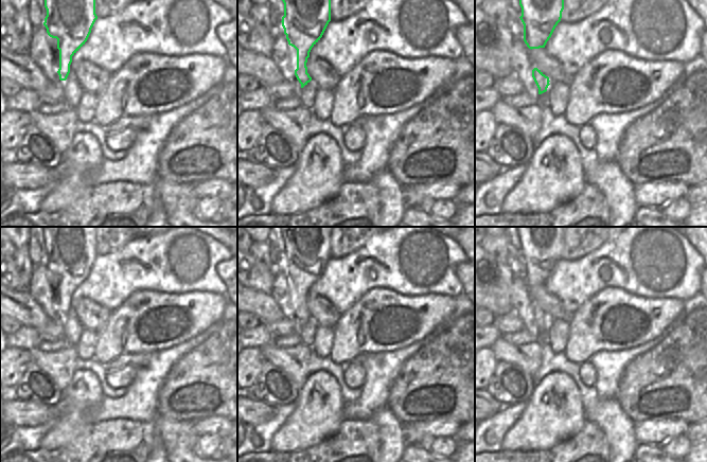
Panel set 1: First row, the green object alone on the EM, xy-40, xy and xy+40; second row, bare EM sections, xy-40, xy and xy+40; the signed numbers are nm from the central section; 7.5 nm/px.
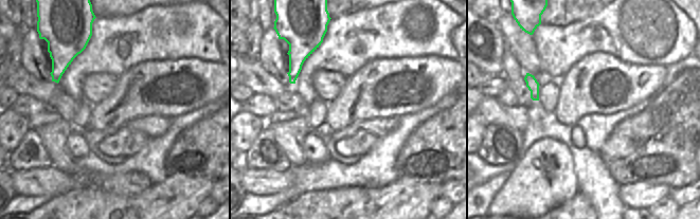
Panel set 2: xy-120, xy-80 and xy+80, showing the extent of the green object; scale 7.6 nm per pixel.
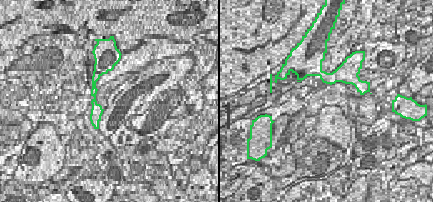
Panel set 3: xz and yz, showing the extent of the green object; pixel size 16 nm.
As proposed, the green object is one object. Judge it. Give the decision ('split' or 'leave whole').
leave whole

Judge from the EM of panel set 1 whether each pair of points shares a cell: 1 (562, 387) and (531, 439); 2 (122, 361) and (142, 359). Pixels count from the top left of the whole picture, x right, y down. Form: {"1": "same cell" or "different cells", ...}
{"1": "same cell", "2": "same cell"}

